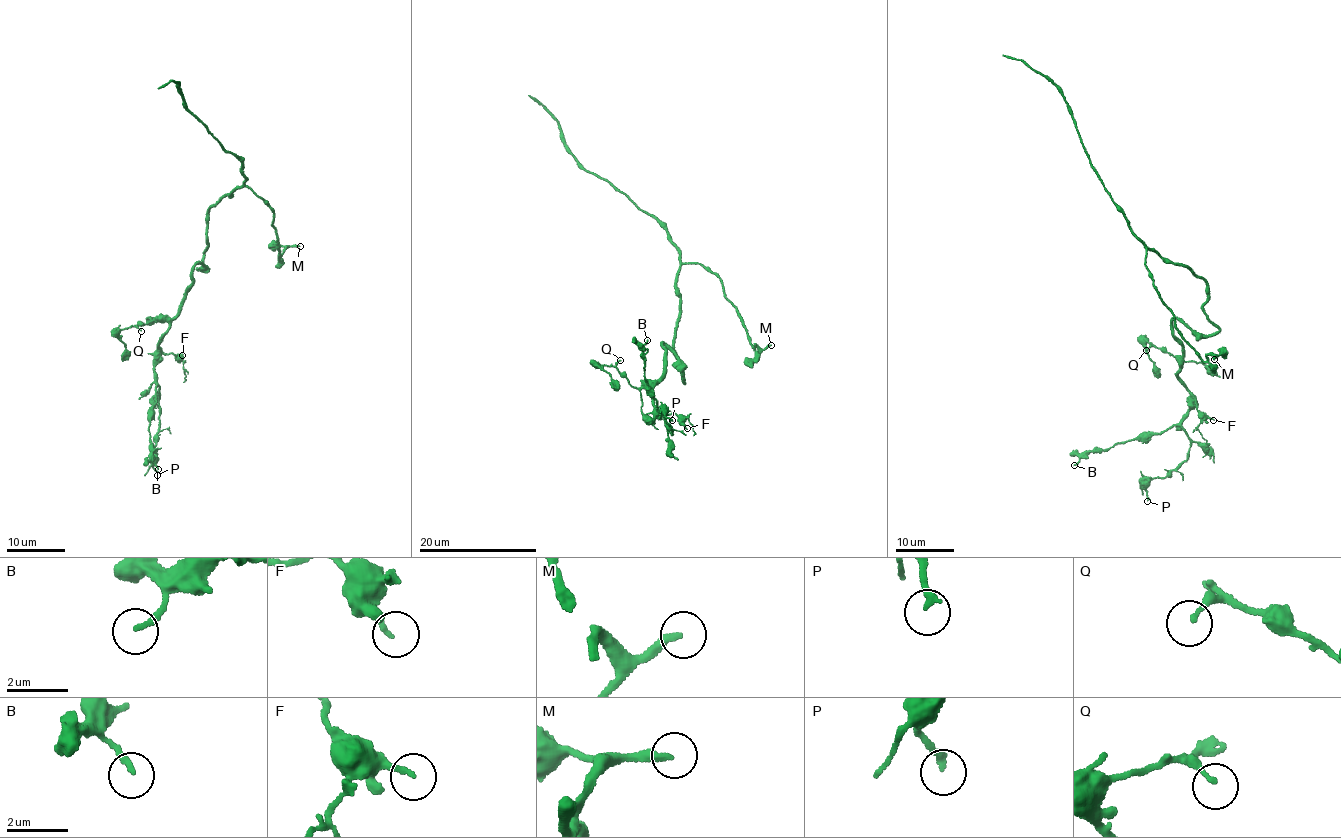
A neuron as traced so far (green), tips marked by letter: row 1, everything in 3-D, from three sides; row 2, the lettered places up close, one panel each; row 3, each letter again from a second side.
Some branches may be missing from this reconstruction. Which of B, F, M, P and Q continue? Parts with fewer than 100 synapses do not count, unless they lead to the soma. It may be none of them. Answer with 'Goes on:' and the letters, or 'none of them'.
Goes on: M

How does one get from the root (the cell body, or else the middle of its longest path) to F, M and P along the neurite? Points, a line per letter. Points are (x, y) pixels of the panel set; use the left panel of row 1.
F: (207, 228), (202, 263), (206, 267), (199, 264), (193, 268), (191, 288), (158, 346), (165, 353), (182, 355)
M: (207, 228), (209, 206), (246, 185), (274, 213), (277, 259), (289, 247), (300, 246)
P: (207, 228), (206, 267), (193, 268), (191, 288), (156, 349), (160, 426), (153, 468), (157, 475)

